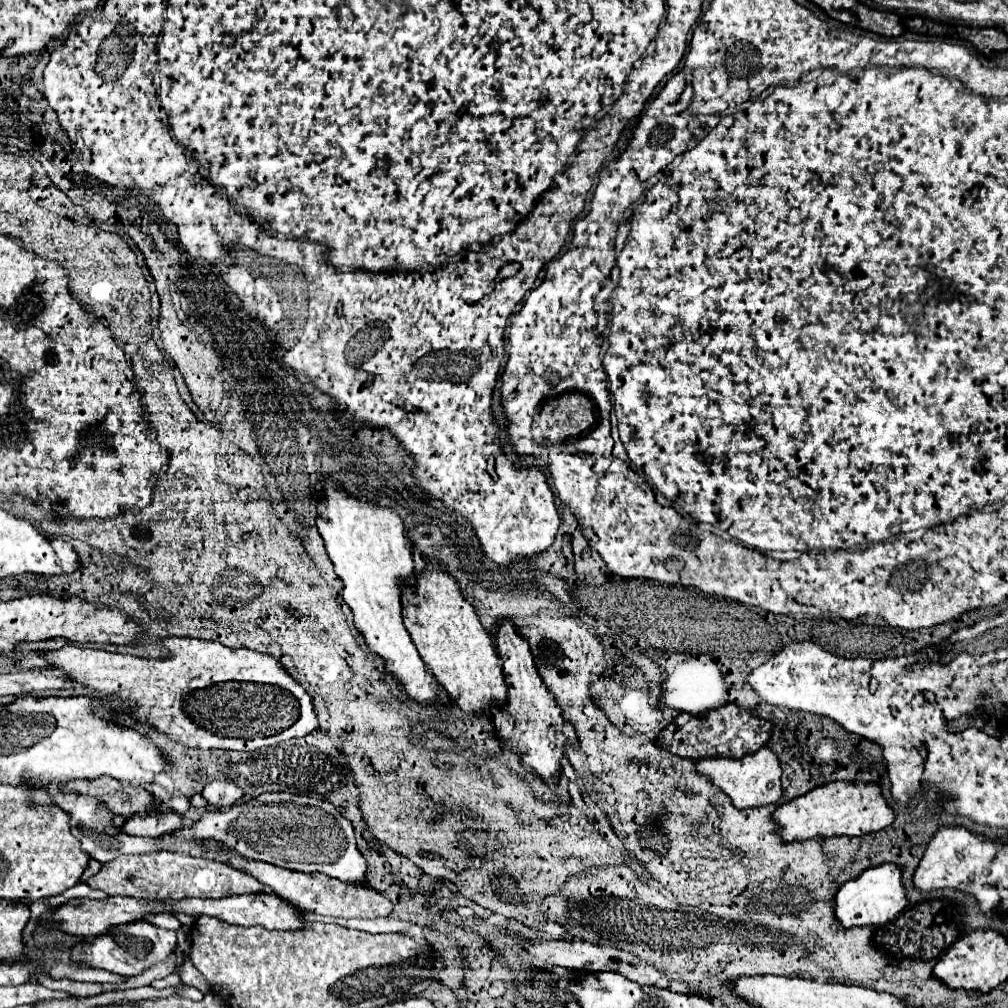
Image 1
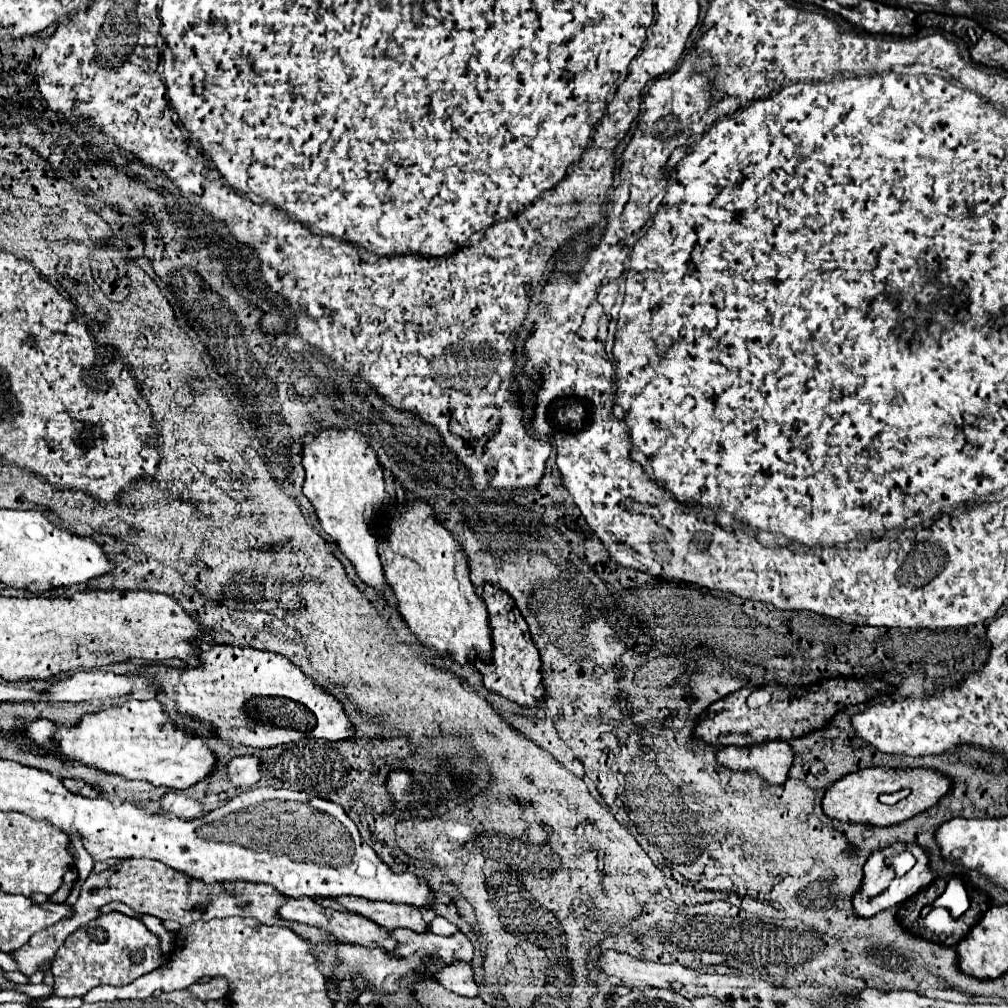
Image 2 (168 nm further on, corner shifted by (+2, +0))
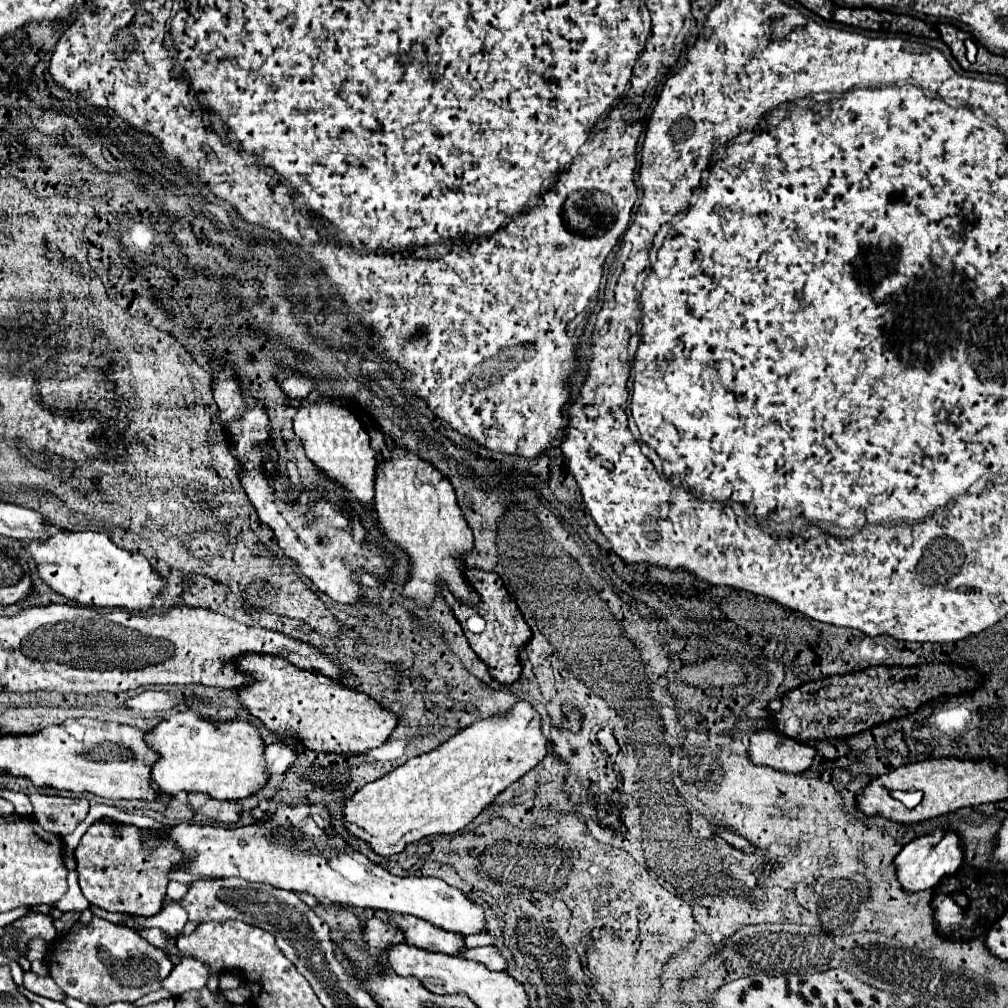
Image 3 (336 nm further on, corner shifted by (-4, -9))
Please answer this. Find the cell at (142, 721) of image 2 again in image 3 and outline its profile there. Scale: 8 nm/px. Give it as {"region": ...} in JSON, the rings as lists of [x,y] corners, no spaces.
{"region":[[[178,710],[166,716],[158,726],[146,730],[146,744],[158,754],[158,760],[152,766],[152,784],[170,796],[176,796],[178,792],[202,792],[216,800],[240,800],[260,790],[268,778],[264,770],[264,744],[260,732],[242,720],[214,722],[194,714],[192,710]]]}

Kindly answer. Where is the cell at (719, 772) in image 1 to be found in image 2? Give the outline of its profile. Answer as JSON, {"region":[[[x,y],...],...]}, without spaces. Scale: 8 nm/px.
{"region":[[[766,741],[762,745],[728,745],[718,751],[718,761],[730,769],[756,771],[766,781],[778,785],[786,781],[794,761],[794,751],[786,741]]]}

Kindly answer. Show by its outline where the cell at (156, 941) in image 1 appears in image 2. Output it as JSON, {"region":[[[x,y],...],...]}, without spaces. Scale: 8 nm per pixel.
{"region":[[[102,913],[66,937],[52,961],[54,989],[58,997],[82,997],[98,985],[122,987],[162,965],[160,941],[146,925],[124,913]]]}

